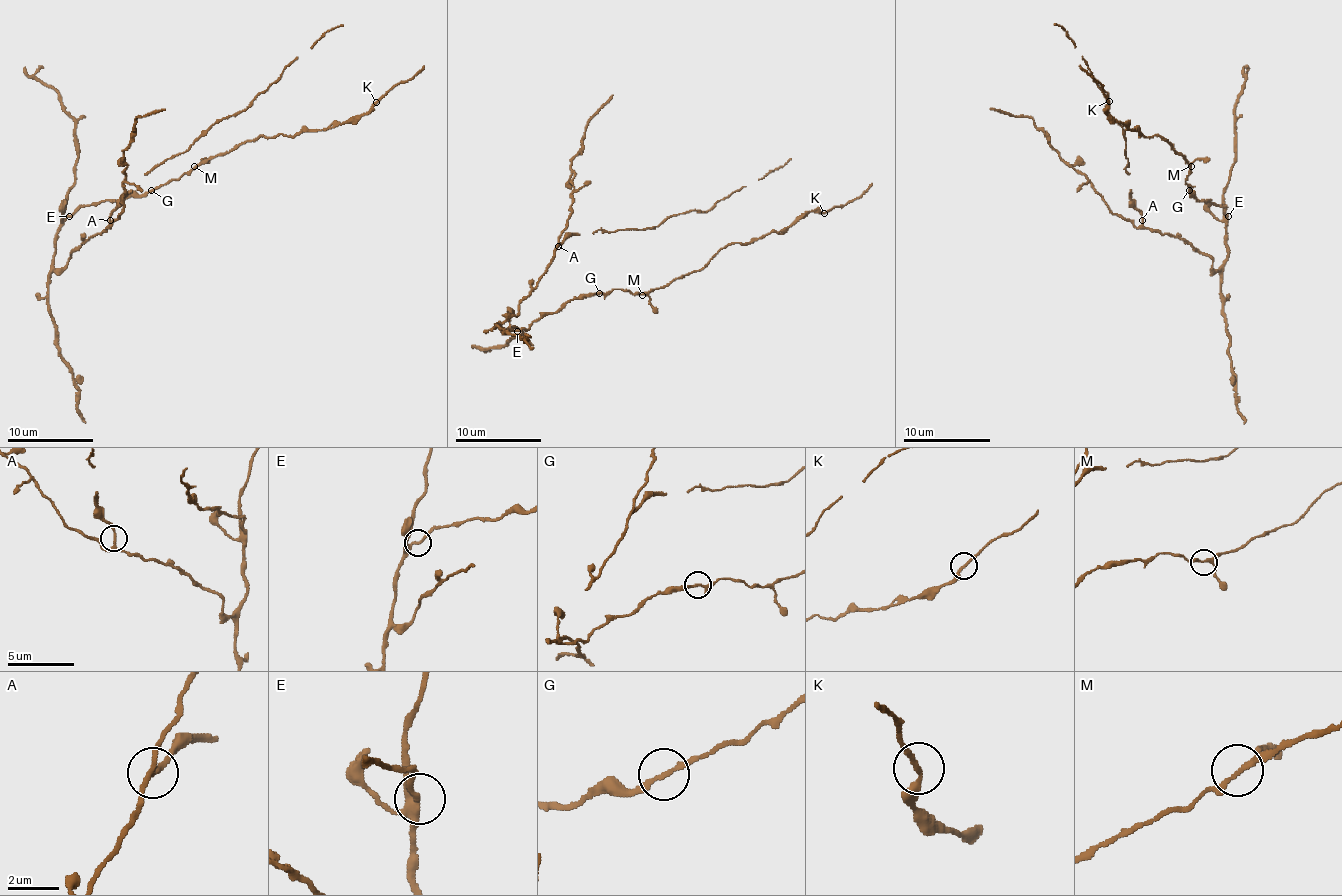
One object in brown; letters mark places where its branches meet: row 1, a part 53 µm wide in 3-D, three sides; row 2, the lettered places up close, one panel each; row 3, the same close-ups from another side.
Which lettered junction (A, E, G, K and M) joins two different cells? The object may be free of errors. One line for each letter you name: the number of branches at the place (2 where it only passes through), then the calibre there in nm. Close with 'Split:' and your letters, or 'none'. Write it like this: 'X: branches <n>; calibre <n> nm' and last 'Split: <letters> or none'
Split: none

